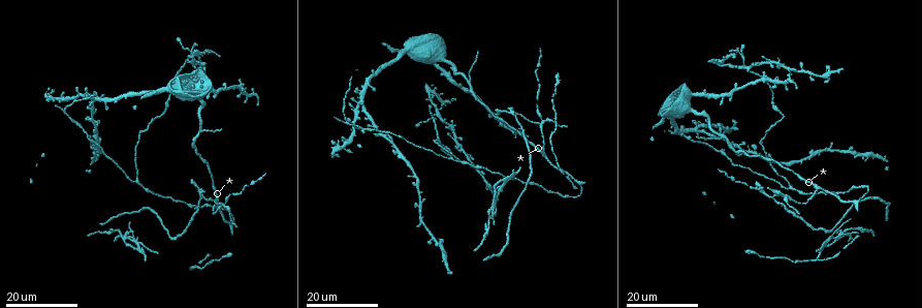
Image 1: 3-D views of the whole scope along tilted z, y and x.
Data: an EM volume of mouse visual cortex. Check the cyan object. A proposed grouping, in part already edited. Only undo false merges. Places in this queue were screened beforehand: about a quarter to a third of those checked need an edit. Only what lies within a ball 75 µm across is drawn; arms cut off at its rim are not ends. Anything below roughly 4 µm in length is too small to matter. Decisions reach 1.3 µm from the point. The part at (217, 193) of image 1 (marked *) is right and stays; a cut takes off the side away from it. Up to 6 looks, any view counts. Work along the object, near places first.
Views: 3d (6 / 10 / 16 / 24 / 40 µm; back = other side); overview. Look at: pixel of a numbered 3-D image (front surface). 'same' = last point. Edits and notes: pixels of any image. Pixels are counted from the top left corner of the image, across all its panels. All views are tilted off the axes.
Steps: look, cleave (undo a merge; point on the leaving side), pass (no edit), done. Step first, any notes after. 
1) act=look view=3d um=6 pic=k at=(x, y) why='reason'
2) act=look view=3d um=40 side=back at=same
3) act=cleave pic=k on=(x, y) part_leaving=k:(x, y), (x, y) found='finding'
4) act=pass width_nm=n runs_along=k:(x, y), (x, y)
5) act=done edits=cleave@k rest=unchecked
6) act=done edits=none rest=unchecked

act=look view=3d um=24 pic=1 at=(539, 125) why='looks like a crossing'

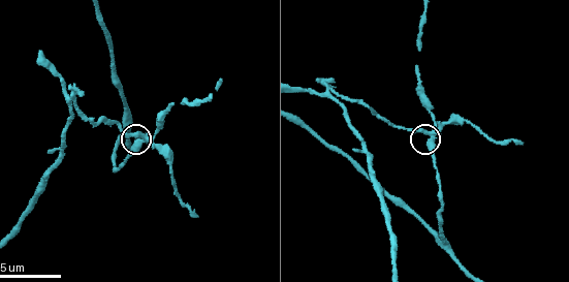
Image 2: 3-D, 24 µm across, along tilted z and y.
act=look view=3d um=10 pic=2 at=(431, 132) why='closer look'

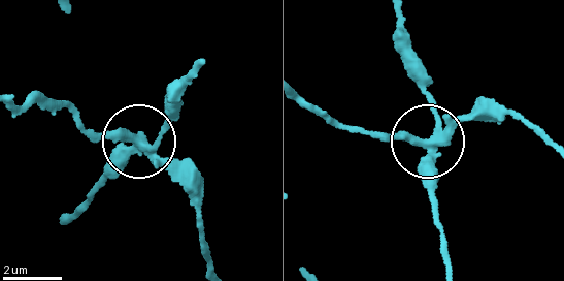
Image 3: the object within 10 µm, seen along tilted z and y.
act=cleave pic=3 on=(187, 161) part_leaving=3:(145, 145), (95, 139), (59, 102), (31, 98), (11, 107) found='two cells meet here'

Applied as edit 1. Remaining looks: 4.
act=look view=overview

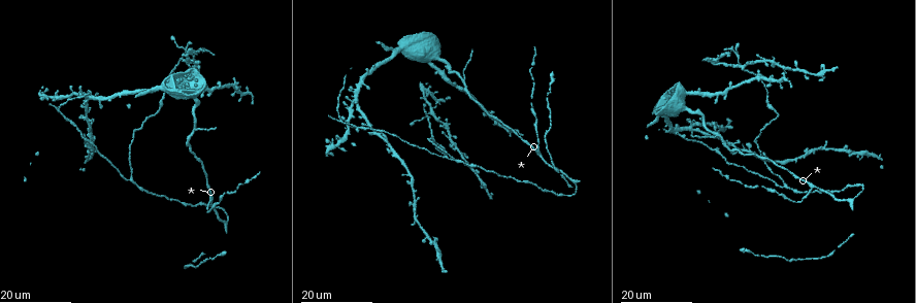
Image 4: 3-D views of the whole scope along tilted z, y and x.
act=look view=3d um=16 pic=4 at=(717, 136) why='side arm on a straight run'

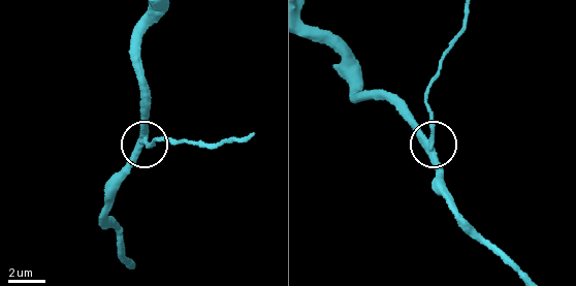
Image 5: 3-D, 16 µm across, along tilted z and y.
act=look view=3d um=10 pic=5 at=(430, 143)

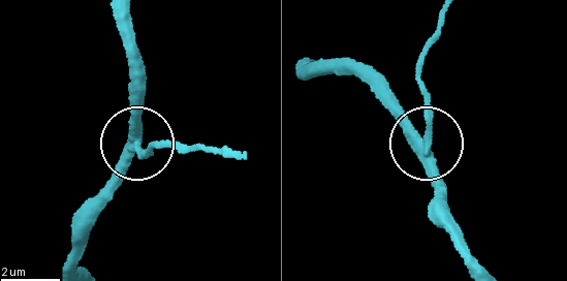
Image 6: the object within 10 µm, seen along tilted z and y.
act=cleave pic=6 on=(150, 155) width_nm=380 part_leaving=6:(138, 144), (140, 152), (171, 139), (222, 150) found='a second cell is stuck on'

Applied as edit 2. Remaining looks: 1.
act=done edits=cleave@3,cleave@6 rest=unchecked

